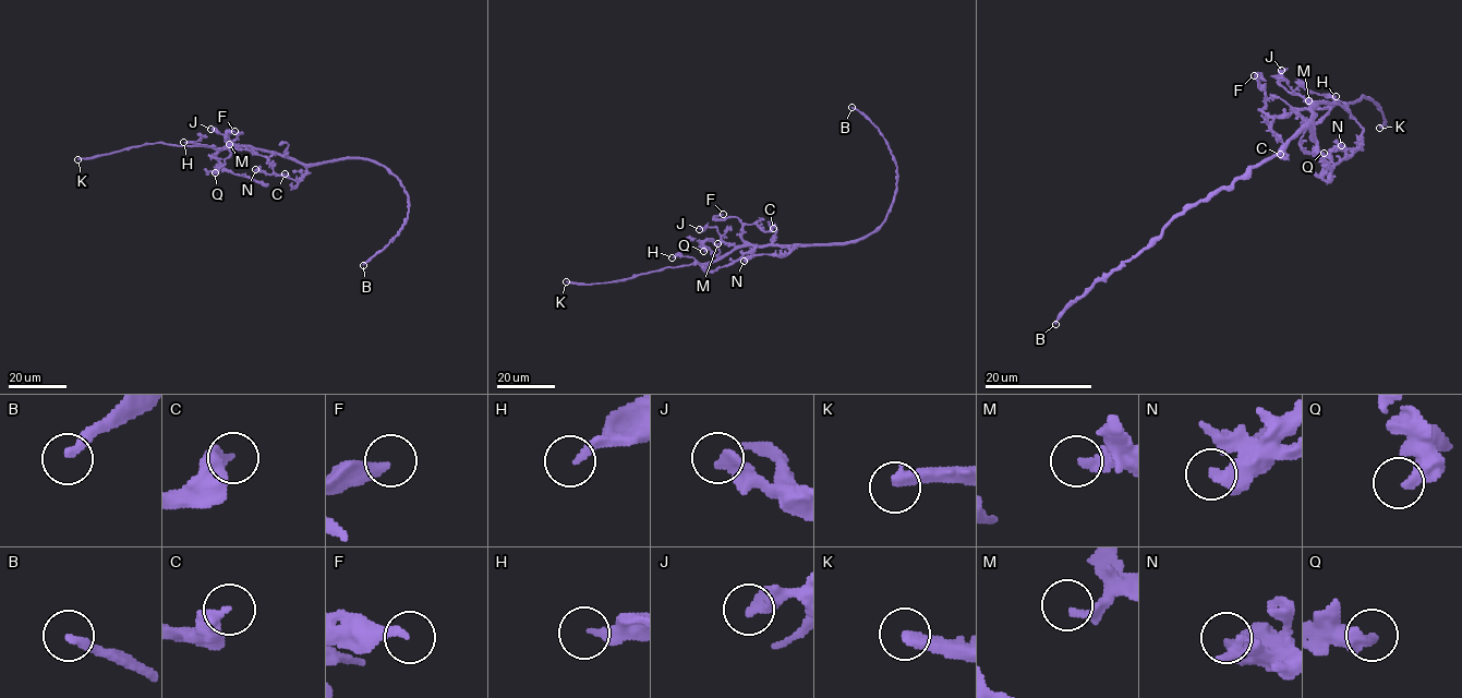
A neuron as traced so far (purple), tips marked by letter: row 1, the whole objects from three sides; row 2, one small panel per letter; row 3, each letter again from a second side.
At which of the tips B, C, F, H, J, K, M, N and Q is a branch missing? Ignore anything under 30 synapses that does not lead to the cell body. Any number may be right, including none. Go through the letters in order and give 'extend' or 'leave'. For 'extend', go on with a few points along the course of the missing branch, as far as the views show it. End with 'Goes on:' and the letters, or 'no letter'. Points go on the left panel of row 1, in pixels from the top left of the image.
B: leave
C: leave
F: leave
H: leave
J: leave
K: extend
M: leave
N: leave
Q: leave
Goes on: K

